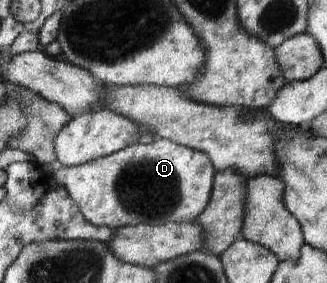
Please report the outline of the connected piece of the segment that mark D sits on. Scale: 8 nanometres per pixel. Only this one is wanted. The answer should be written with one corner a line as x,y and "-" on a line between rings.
156,137
149,144
127,146
117,153
98,158
79,166
56,165
53,170
54,179
64,185
71,198
78,203
82,214
95,226
123,228
138,224
159,226
166,222
191,222
205,212
210,198
213,196
214,177
217,170
210,156
169,139

